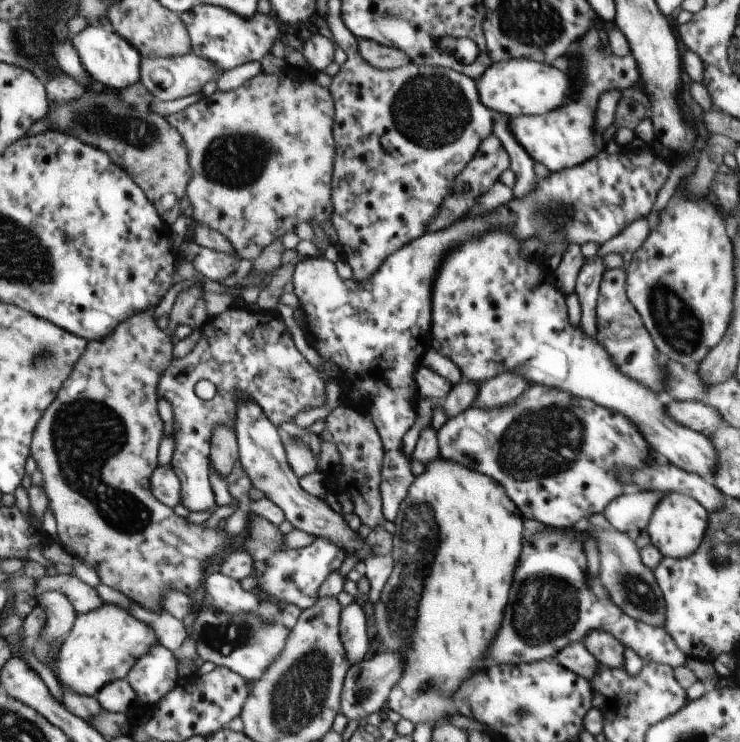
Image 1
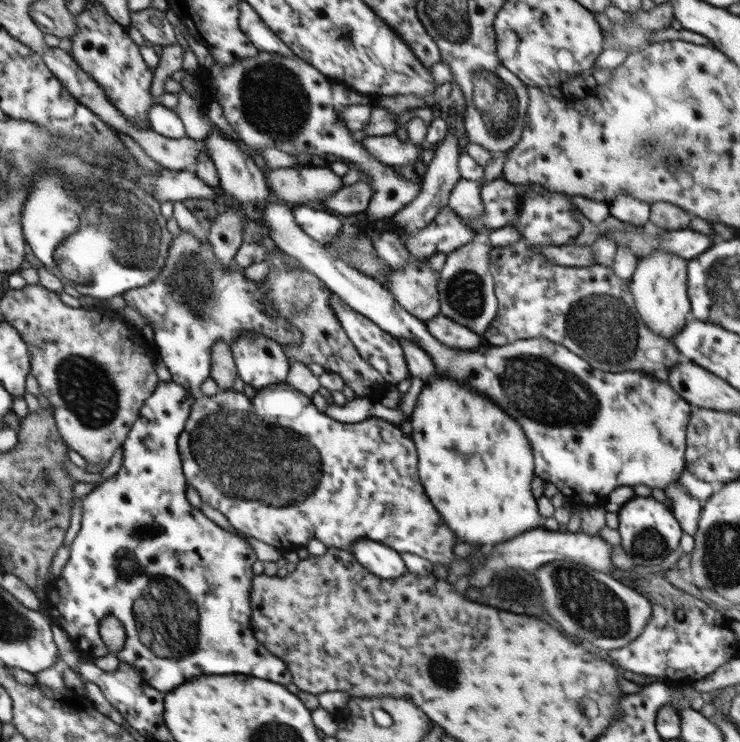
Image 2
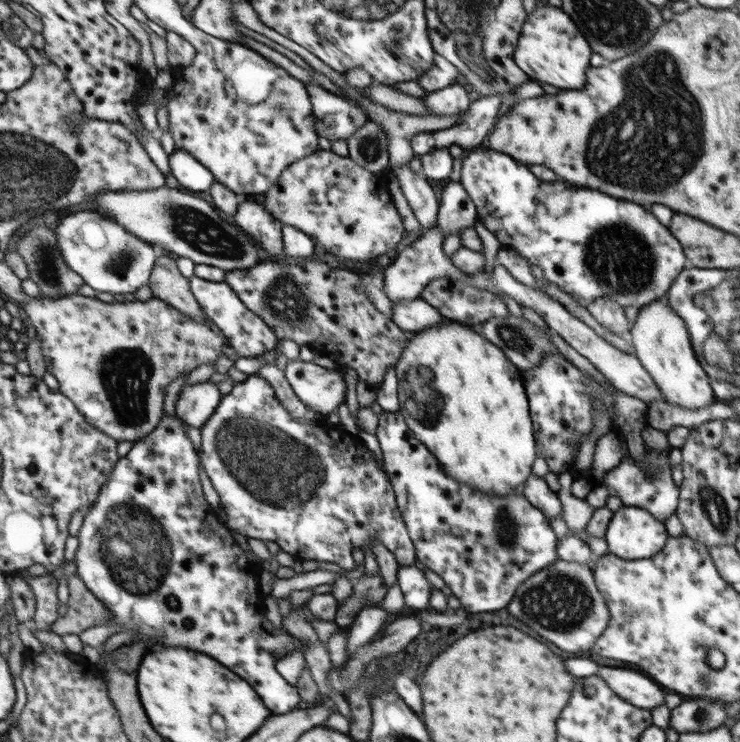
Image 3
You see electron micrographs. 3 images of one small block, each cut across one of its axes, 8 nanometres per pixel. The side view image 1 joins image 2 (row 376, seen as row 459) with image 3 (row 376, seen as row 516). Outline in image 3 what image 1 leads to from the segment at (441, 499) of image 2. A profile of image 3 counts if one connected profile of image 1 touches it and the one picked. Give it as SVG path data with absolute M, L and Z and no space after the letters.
M446 319L435 327L424 329L408 336L402 354L395 364L396 376L398 377L397 395L400 398L401 407L398 411L402 413L408 428L414 436L430 450L430 454L438 459L441 469L449 477L455 478L464 485L470 485L471 489L484 494L506 495L517 493L522 489L525 480L532 474L532 463L538 456L536 437L534 436L533 422L529 413L529 400L525 389L522 371L506 358L506 355L498 346L488 342L476 327L464 324L460 321Z

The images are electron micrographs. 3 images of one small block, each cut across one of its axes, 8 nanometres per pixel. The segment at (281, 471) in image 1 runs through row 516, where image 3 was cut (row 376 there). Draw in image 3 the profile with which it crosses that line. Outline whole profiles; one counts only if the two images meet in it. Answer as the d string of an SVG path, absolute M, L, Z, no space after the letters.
M299 358L287 364L286 380L309 409L326 417L339 410L347 390L341 369L328 369Z

